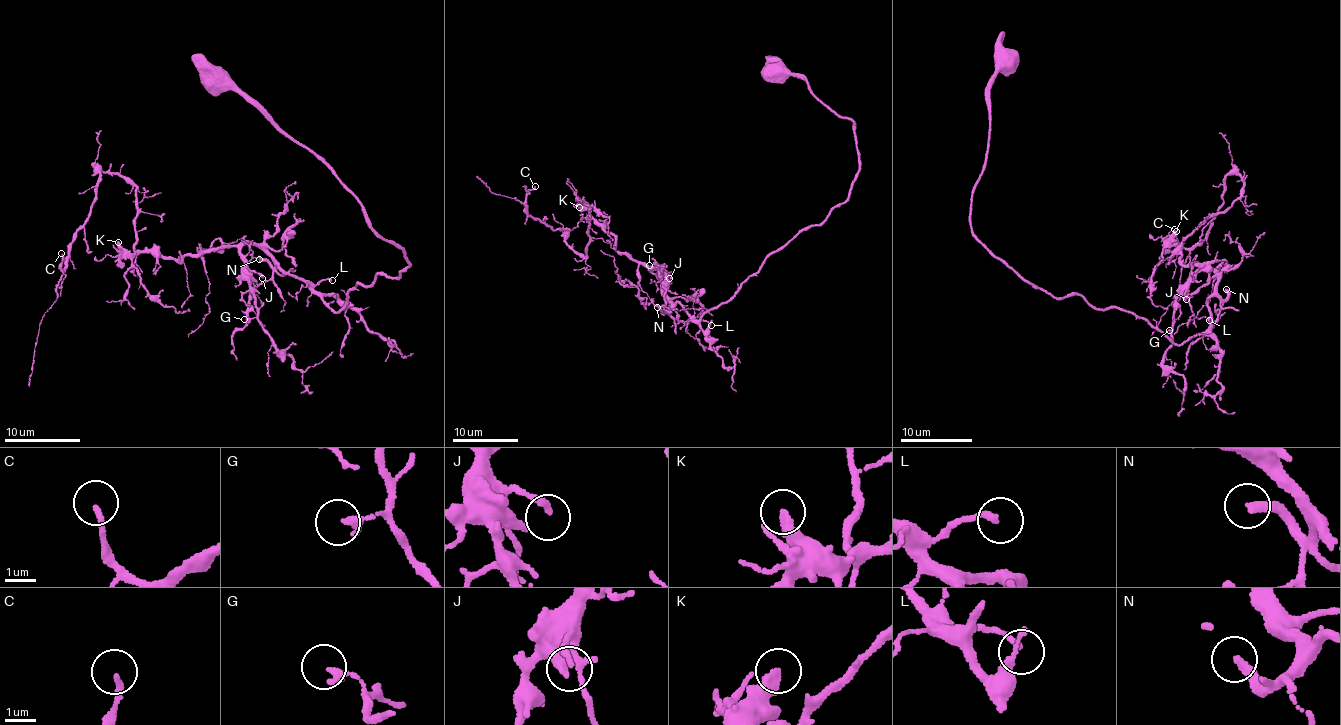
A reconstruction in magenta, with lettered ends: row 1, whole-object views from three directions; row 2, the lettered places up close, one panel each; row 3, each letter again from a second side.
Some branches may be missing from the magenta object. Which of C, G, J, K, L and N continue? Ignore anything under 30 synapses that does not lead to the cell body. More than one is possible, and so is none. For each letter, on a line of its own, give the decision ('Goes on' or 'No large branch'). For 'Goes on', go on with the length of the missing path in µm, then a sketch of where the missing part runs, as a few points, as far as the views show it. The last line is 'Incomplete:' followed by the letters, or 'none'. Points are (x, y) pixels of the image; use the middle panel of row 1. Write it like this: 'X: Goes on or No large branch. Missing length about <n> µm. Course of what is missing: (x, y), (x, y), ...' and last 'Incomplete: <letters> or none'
C: No large branch
G: No large branch
J: No large branch
K: No large branch
L: No large branch
N: Goes on. Missing length about 60 µm. Course of what is missing: (657, 307), (647, 299), (664, 312), (656, 305), (670, 276), (625, 253), (607, 228), (584, 273), (588, 287)
Incomplete: N

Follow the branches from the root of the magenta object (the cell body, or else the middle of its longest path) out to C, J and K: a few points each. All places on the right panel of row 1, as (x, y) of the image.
C: (1011, 63), (982, 244), (1178, 344), (1217, 280), (1177, 245), (1240, 175), (1203, 239), (1174, 229)
J: (1011, 63), (986, 98), (974, 235), (1056, 298), (1128, 310), (1178, 344), (1209, 327), (1211, 269), (1186, 299)
K: (1011, 63), (985, 102), (982, 244), (1178, 344), (1209, 327), (1217, 280), (1182, 265), (1176, 231)

